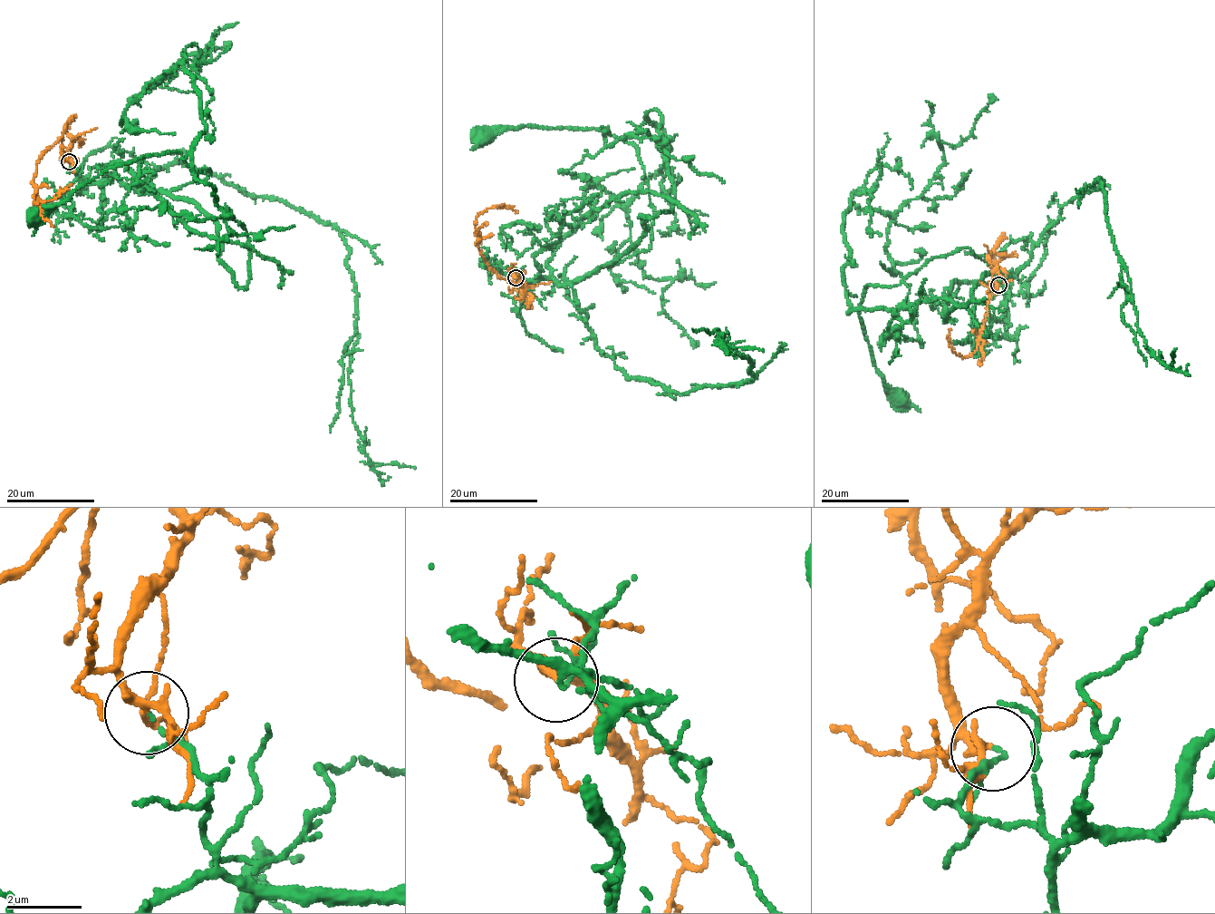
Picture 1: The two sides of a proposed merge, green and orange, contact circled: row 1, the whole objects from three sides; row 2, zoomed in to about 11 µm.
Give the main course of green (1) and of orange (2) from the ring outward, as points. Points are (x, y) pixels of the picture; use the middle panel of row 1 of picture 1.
1: (515, 277), (520, 269), (523, 280), (571, 283), (649, 249), (655, 211), (631, 143), (597, 129), (483, 133)
2: (515, 277), (521, 300), (520, 285), (486, 261), (475, 222), (502, 204), (516, 212)

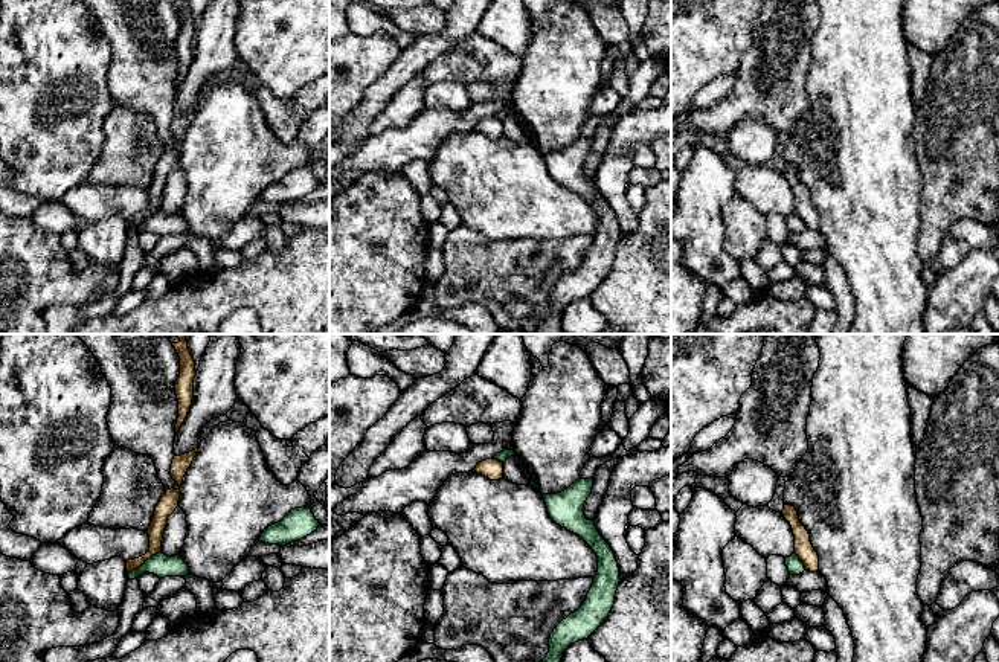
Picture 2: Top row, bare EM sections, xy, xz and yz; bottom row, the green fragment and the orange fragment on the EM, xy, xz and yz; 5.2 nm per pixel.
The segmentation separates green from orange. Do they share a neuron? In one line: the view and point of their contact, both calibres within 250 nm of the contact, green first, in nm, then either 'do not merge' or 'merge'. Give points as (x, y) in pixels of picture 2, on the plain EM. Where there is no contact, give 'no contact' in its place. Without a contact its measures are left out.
contact xy (145, 220); calibres 120 and 90 nm; do not merge

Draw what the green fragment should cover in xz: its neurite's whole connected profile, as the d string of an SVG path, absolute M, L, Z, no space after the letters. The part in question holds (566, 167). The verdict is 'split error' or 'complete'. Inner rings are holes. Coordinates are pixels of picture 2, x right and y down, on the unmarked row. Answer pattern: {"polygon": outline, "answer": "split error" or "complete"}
{"polygon": "M593 136L578 137L557 153L543 153L549 175L580 194L598 215L598 230L583 264L563 278L551 291L549 311L537 323L535 334L563 334L560 320L564 308L592 291L609 275L621 239L618 220L610 203L584 174L584 162L593 148Z", "answer": "complete"}

